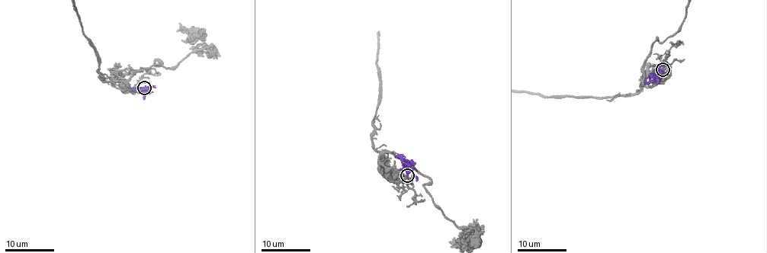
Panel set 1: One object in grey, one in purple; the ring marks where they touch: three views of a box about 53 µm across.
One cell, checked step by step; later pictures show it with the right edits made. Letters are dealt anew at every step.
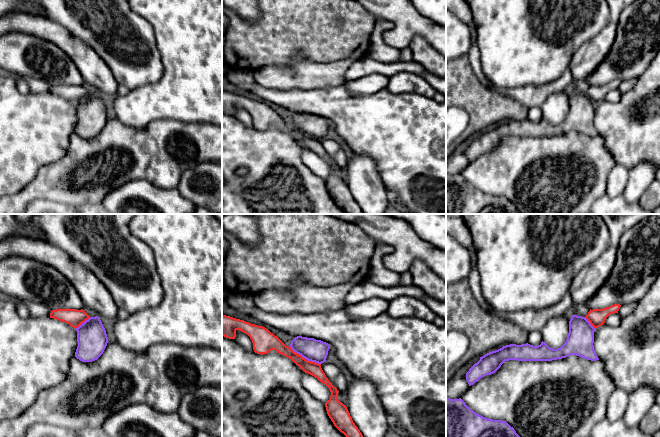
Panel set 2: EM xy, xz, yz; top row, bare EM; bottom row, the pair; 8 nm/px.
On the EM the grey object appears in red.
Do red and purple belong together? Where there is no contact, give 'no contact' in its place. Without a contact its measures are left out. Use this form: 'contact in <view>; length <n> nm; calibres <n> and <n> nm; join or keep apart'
contact in xz; length 280 nm; calibres 110 and 180 nm; join

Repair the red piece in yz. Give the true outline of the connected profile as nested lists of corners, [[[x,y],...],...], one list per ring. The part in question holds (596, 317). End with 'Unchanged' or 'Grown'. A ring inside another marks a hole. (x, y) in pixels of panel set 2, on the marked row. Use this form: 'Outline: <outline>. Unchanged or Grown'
Outline: [[[614,304],[603,309],[590,309],[585,317],[571,315],[571,319],[569,321],[569,333],[567,335],[566,342],[560,348],[550,348],[545,342],[542,341],[541,344],[538,346],[533,346],[528,343],[521,345],[510,344],[503,346],[498,350],[489,352],[480,357],[480,360],[469,369],[469,371],[466,373],[466,380],[469,386],[471,386],[482,377],[495,373],[505,361],[509,360],[552,361],[566,358],[570,355],[576,355],[591,361],[599,360],[593,345],[594,331],[596,328],[602,326],[605,323],[606,318],[610,314],[618,313],[620,307],[620,304]]]. Grown

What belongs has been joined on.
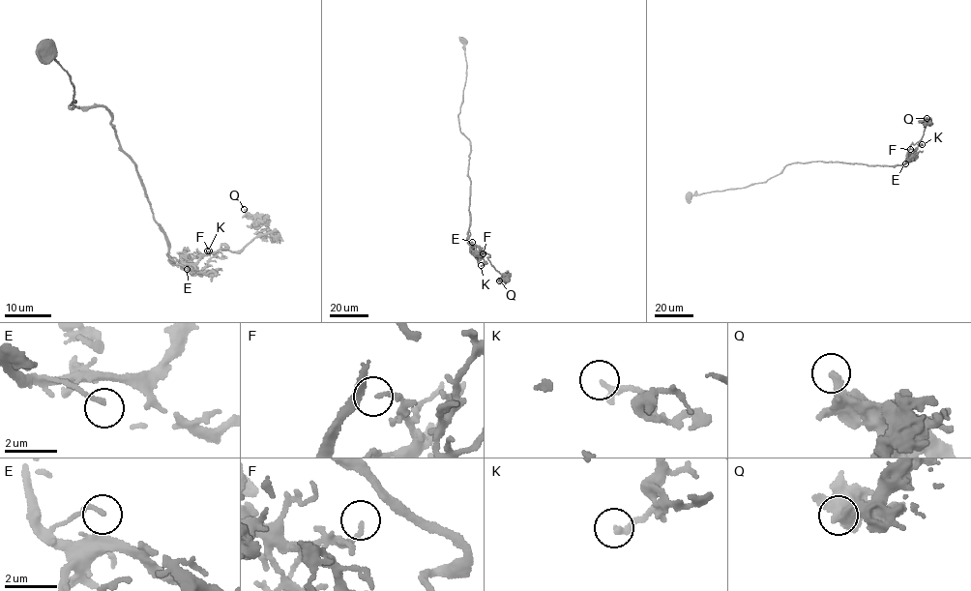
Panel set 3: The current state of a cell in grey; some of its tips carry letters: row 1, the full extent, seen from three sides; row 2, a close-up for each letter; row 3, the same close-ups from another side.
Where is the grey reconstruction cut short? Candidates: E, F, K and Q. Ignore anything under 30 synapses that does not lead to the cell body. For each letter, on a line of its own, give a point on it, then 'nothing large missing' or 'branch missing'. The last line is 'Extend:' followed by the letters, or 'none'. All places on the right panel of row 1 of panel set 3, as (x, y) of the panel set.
E: (905, 163) | nothing large missing
F: (910, 149) | nothing large missing
K: (922, 144) | nothing large missing
Q: (926, 118) | nothing large missing
Extend: none

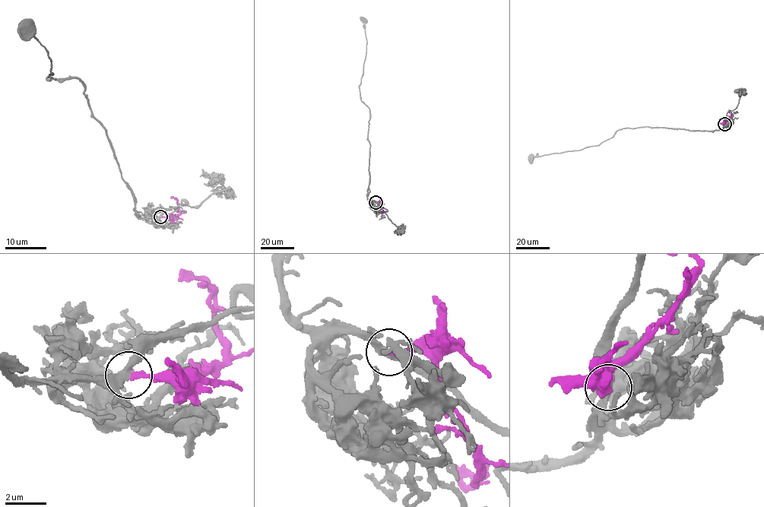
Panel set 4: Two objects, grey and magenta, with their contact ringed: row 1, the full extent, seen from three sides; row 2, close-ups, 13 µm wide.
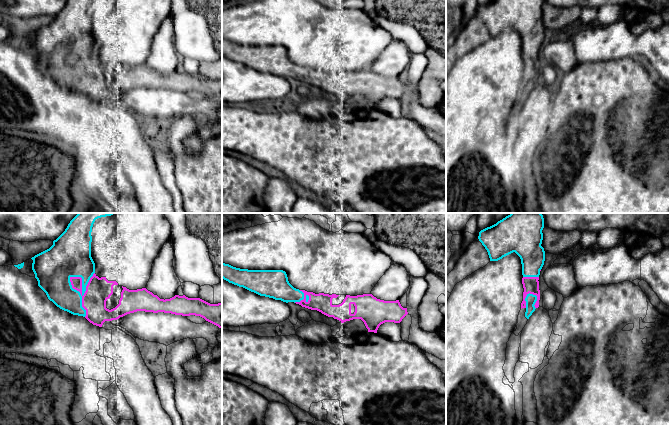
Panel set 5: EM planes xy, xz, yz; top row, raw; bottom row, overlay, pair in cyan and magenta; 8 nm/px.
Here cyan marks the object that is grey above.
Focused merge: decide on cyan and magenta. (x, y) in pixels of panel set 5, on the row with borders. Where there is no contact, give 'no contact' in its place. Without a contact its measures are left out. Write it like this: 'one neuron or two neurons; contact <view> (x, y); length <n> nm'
one neuron; contact xy (83, 294); length 360 nm

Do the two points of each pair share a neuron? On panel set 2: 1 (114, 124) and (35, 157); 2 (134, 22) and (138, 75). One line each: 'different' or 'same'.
1: different
2: same

